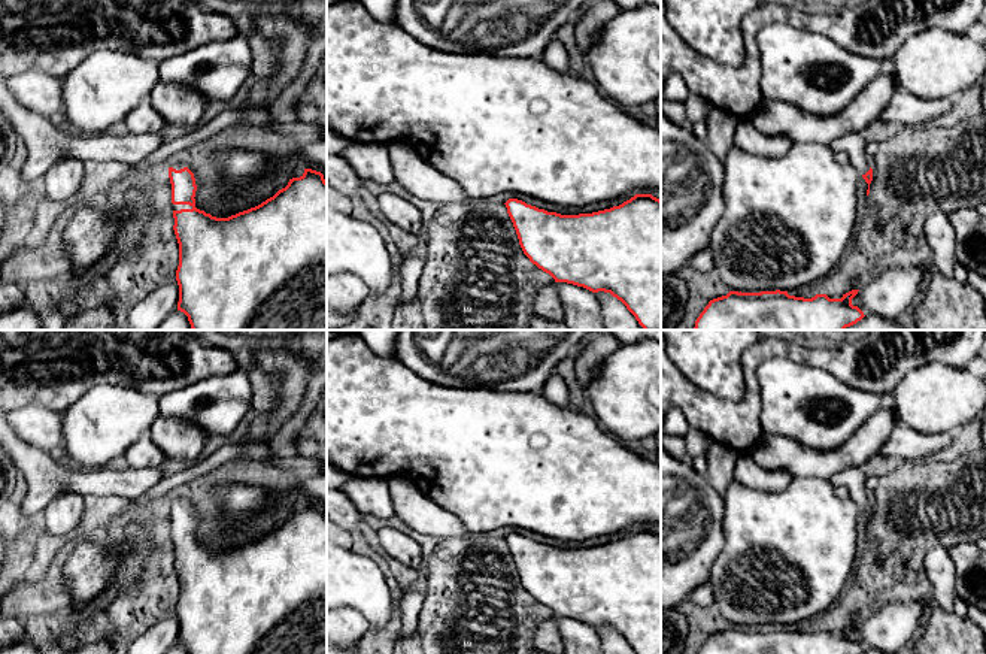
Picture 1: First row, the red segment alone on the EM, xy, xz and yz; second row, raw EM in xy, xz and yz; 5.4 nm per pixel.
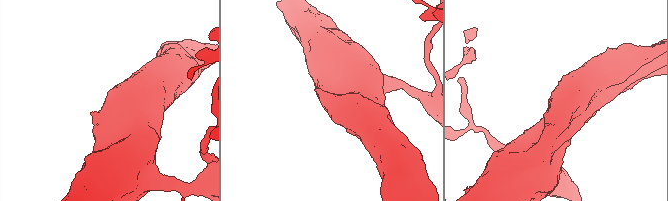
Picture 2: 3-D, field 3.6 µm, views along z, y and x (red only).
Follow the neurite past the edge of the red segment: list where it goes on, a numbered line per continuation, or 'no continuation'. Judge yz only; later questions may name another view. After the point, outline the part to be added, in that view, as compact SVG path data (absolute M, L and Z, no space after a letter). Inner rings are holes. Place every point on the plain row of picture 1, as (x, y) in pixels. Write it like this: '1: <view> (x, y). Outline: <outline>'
1: yz (853, 480). Outline: M850 467L834 475L829 482L834 487L844 487L849 497L853 499L861 509L865 509L871 502L871 496L865 487L865 479L867 475L862 467Z

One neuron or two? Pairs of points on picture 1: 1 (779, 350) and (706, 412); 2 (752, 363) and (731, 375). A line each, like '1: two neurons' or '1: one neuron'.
1: one neuron
2: two neurons

